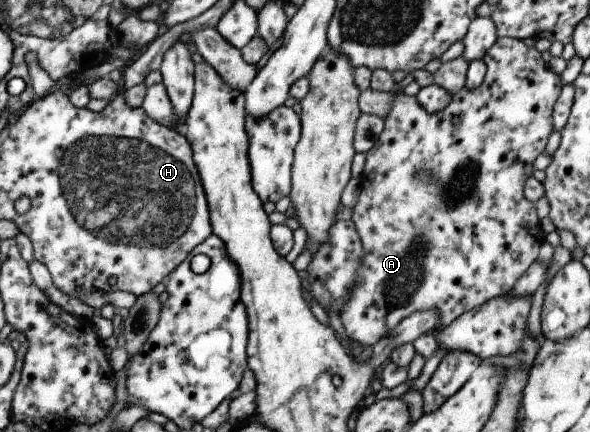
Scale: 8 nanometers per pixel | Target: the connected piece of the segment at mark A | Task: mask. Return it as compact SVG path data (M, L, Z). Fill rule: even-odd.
M498 37L495 41L495 44L487 49L485 56L483 58L486 66L486 75L484 76L483 82L481 86L477 86L474 89L463 88L458 93L455 93L450 100L450 103L439 112L428 113L420 104L416 97L412 97L409 95L403 94L402 91L399 91L396 94L396 99L391 111L387 117L384 118L384 129L382 133L379 135L376 143L366 152L366 163L363 168L363 171L360 175L360 191L359 198L357 204L352 208L352 221L355 224L357 232L359 233L360 239L362 240L363 245L363 258L362 264L358 270L358 280L356 281L356 285L352 289L352 293L350 299L347 301L345 307L342 308L340 319L342 320L346 336L347 338L351 338L351 340L357 340L357 342L361 342L365 344L365 346L369 345L373 347L377 341L380 341L383 337L386 337L392 330L399 324L404 318L407 318L409 315L412 315L417 311L433 311L436 315L438 315L438 324L437 329L449 326L455 319L459 318L464 312L471 310L472 308L481 306L483 303L486 303L488 300L494 299L495 297L507 294L511 292L511 289L514 287L515 281L533 264L533 262L538 260L538 256L540 255L540 248L543 242L545 241L545 233L541 230L540 227L540 219L537 217L537 211L535 207L535 203L527 200L527 197L524 195L524 184L526 180L532 176L534 172L534 162L535 159L543 153L545 150L545 145L547 144L547 140L549 136L551 136L551 132L554 131L554 120L553 120L553 111L554 104L557 102L559 95L562 91L562 86L564 85L563 79L552 72L548 63L546 63L541 57L541 53L535 49L535 47L526 46L522 40L514 39L513 37ZM457 116L458 122L456 124L453 123L453 118Z

